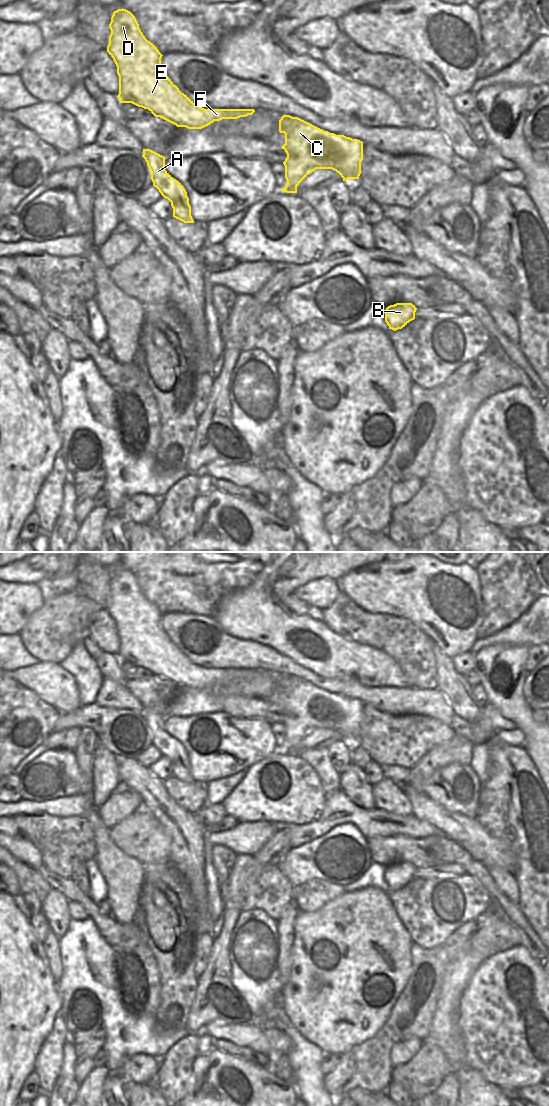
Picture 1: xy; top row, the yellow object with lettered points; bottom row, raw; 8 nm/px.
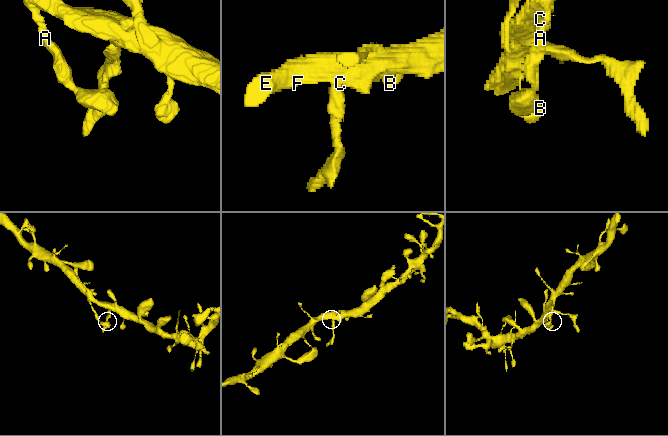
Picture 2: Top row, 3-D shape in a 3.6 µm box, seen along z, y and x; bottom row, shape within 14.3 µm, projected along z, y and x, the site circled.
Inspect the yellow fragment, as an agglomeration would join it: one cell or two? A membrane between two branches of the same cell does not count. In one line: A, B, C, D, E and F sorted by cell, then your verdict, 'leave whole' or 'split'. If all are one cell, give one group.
A B C D E F | leave whole

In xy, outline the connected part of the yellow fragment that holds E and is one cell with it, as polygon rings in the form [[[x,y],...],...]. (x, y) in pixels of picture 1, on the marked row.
[[[126,9],[113,12],[107,52],[117,66],[121,103],[148,109],[177,127],[202,129],[214,121],[252,115],[254,109],[204,109],[173,84],[161,68],[162,54],[148,41],[135,16]]]

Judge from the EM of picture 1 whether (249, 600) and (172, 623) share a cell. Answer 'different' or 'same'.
different

